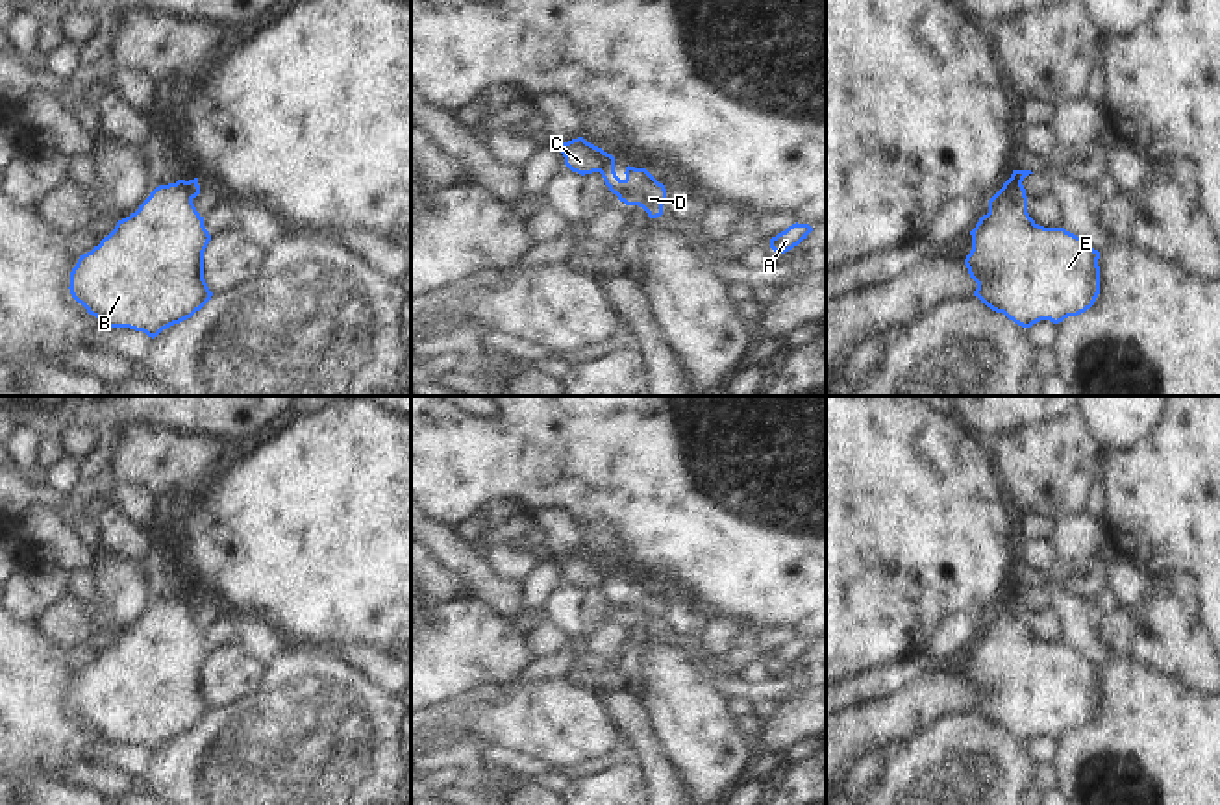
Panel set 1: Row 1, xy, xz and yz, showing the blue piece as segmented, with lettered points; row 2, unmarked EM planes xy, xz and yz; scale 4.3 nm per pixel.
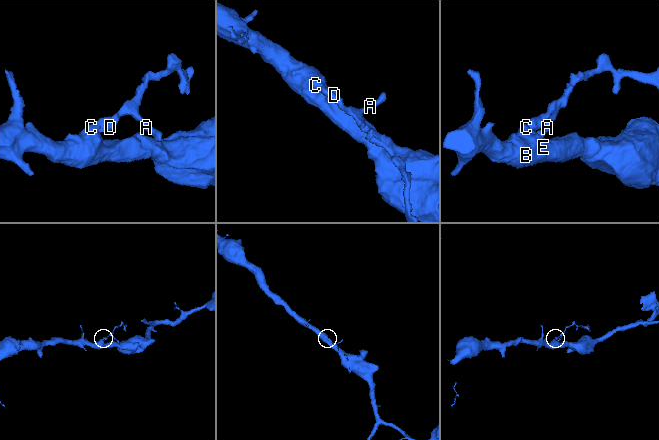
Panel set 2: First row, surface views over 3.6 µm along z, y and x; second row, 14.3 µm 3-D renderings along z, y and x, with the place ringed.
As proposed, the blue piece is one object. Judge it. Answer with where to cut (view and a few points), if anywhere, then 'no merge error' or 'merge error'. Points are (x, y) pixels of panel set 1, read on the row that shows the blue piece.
yz (1002, 187), (1026, 202) | merge error

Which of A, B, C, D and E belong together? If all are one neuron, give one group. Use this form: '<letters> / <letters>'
A D / B C E

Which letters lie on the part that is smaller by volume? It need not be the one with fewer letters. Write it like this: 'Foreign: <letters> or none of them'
Foreign: A, D

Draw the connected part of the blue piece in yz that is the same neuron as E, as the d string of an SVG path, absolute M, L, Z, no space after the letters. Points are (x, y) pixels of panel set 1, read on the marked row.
M1003 189L989 200L989 213L970 231L972 250L965 259L970 278L977 283L974 296L1022 328L1040 320L1053 324L1090 309L1100 294L1100 252L1064 228L1039 226Z

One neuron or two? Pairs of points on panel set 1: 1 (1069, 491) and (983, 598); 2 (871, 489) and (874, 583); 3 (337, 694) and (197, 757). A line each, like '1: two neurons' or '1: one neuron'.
1: two neurons
2: one neuron
3: one neuron

